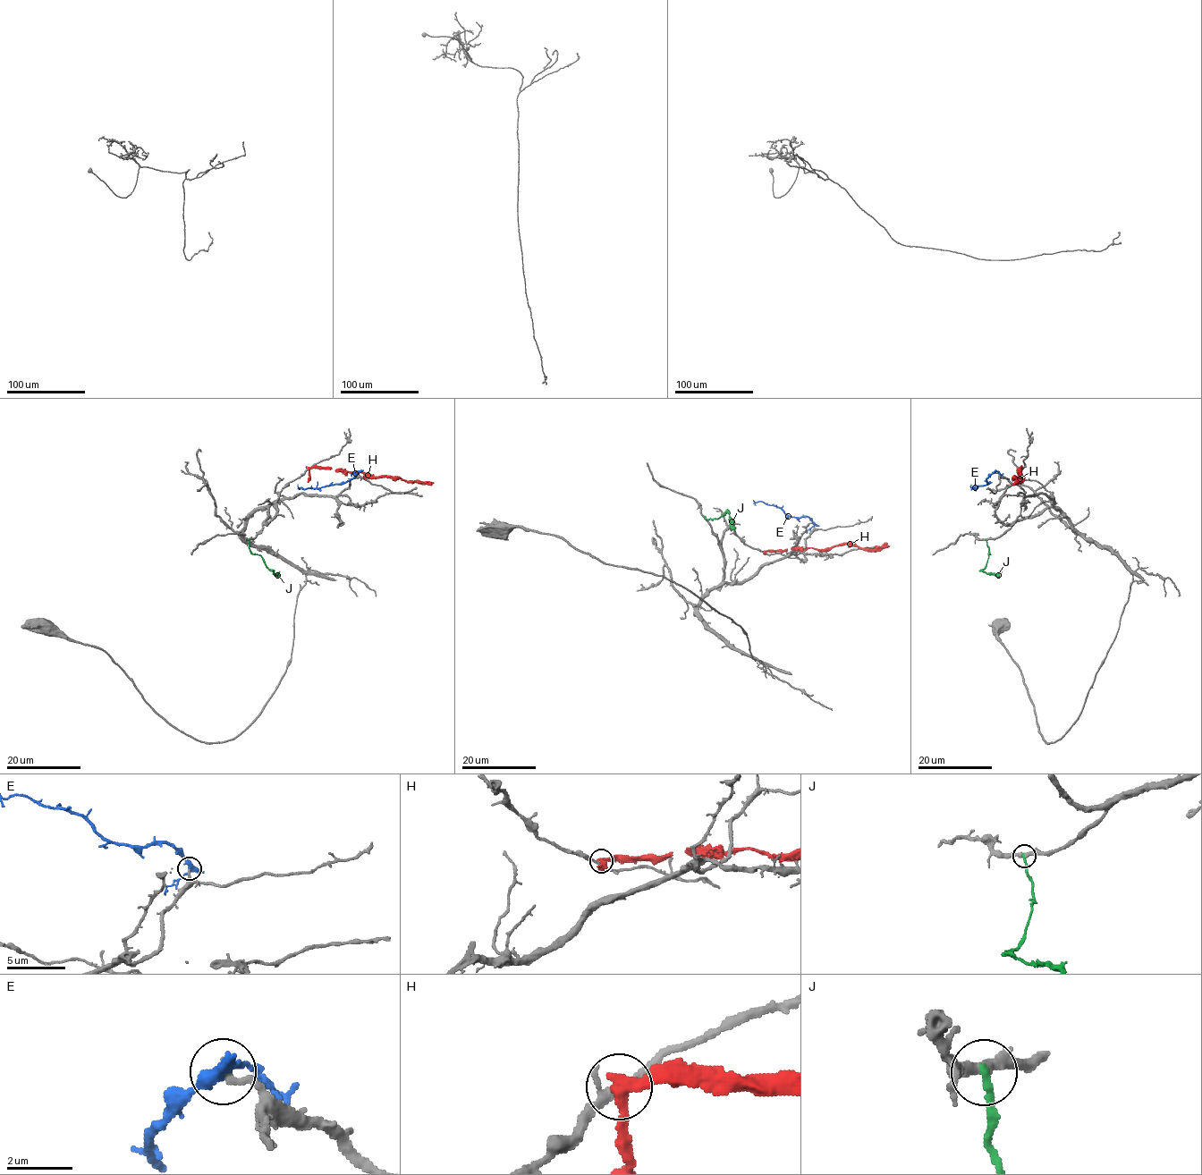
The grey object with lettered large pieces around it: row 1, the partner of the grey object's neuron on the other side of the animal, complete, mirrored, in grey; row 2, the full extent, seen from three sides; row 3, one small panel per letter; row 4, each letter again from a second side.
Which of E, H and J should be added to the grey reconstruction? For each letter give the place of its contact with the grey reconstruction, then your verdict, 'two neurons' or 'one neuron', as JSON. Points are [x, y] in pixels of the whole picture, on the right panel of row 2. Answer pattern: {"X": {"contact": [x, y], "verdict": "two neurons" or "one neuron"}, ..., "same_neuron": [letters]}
{"E": {"contact": [994, 472], "verdict": "two neurons"}, "H": {"contact": [1021, 468], "verdict": "two neurons"}, "J": {"contact": [986, 539], "verdict": "two neurons"}, "same_neuron": []}

